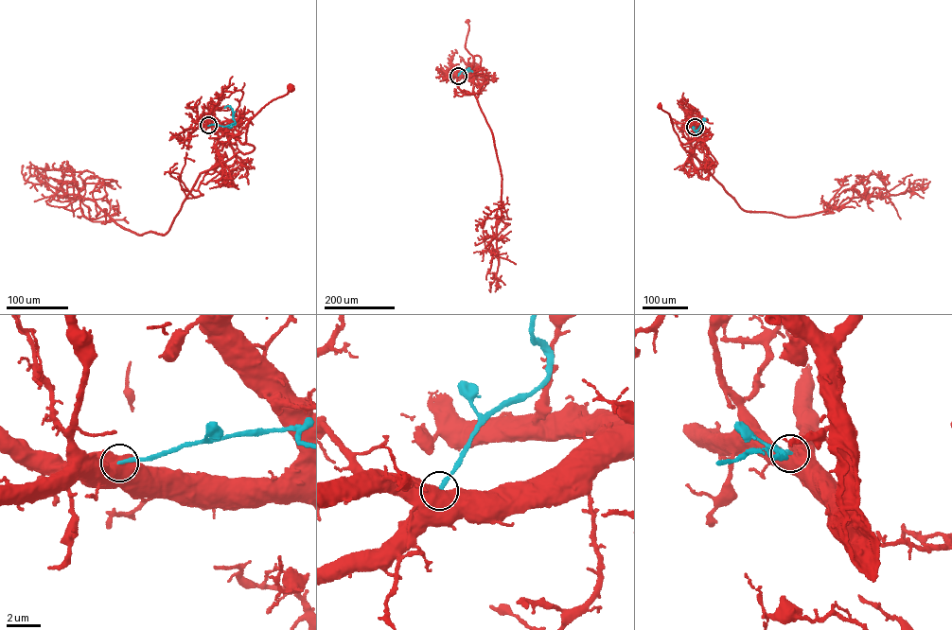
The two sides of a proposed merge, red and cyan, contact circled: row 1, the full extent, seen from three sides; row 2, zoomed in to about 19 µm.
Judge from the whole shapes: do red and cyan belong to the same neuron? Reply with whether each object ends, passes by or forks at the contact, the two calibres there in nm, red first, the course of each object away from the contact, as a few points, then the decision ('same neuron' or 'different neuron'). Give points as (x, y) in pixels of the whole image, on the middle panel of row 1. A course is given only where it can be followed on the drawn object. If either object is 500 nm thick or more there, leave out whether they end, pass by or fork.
1050 nm thick on the red side, 240 nm on the other; red runs (458, 76), (468, 72), (473, 63), (472, 56), (465, 47), (467, 21); cyan runs (458, 76), (469, 67), (464, 74); different neuron

